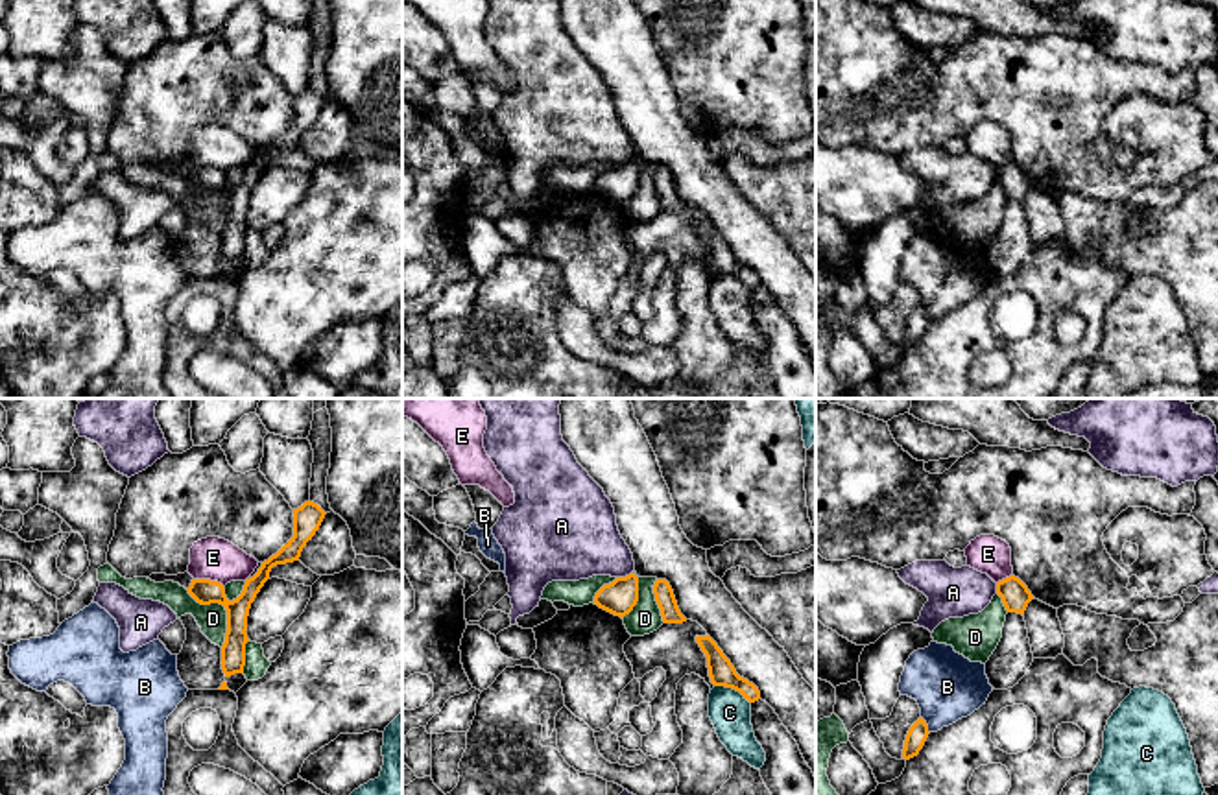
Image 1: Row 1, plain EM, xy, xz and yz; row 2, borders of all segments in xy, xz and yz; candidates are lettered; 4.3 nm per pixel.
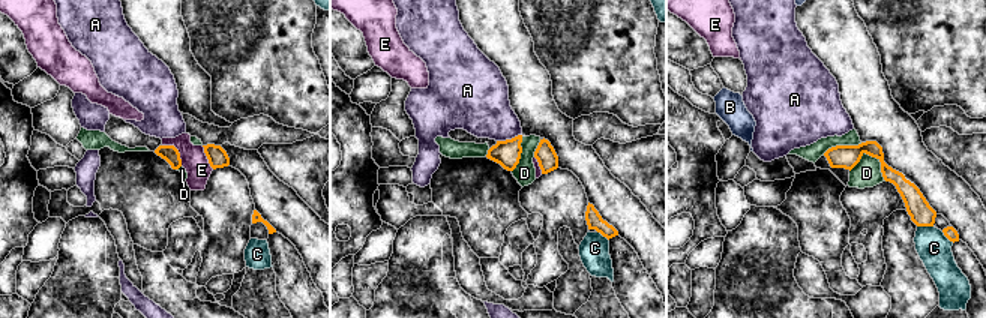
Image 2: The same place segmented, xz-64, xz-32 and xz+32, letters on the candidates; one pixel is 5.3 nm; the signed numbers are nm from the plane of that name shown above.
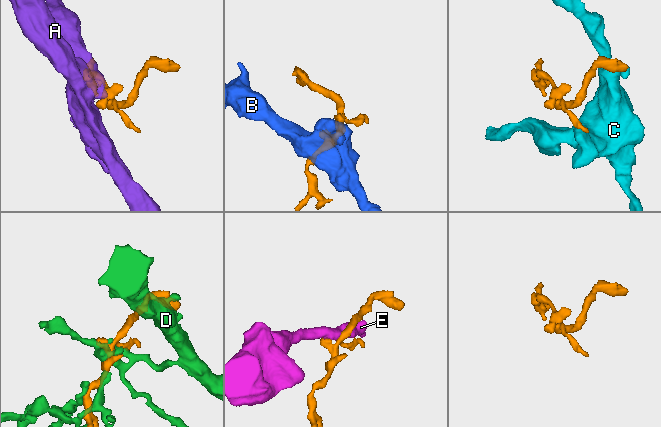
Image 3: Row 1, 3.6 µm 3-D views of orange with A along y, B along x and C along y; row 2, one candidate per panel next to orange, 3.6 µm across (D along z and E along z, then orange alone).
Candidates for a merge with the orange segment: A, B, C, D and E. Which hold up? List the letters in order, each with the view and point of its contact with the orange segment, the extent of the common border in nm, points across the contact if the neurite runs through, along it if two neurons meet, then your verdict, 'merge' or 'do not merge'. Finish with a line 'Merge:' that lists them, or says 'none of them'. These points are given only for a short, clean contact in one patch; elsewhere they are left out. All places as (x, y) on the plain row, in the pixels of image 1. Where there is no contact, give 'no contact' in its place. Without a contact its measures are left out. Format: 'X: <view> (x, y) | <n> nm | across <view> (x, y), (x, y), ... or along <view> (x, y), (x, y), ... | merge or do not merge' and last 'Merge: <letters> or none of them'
A: xz (622, 165) | 70 nm | along xz (630, 159), (617, 165) | do not merge
B: yz (927, 312) | 90 nm | do not merge
C: xz (733, 275) | 180 nm | along xz (715, 272), (735, 275), (750, 290) | do not merge
D: xy (224, 192) | 300 nm | do not merge
E: xy (209, 166) | 140 nm | along xy (194, 165), (209, 165), (224, 172) | do not merge
Merge: none of them

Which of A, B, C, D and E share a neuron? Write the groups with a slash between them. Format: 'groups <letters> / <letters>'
groups A / B / C / D / E

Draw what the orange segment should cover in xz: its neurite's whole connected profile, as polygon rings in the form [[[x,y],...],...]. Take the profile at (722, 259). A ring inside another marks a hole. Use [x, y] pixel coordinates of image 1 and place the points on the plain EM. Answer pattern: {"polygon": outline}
{"polygon": [[[709,221],[696,223],[696,229],[707,243],[709,264],[714,273],[733,275],[740,279],[749,290],[760,286],[758,275],[736,260],[731,247],[723,242],[723,238]]]}

